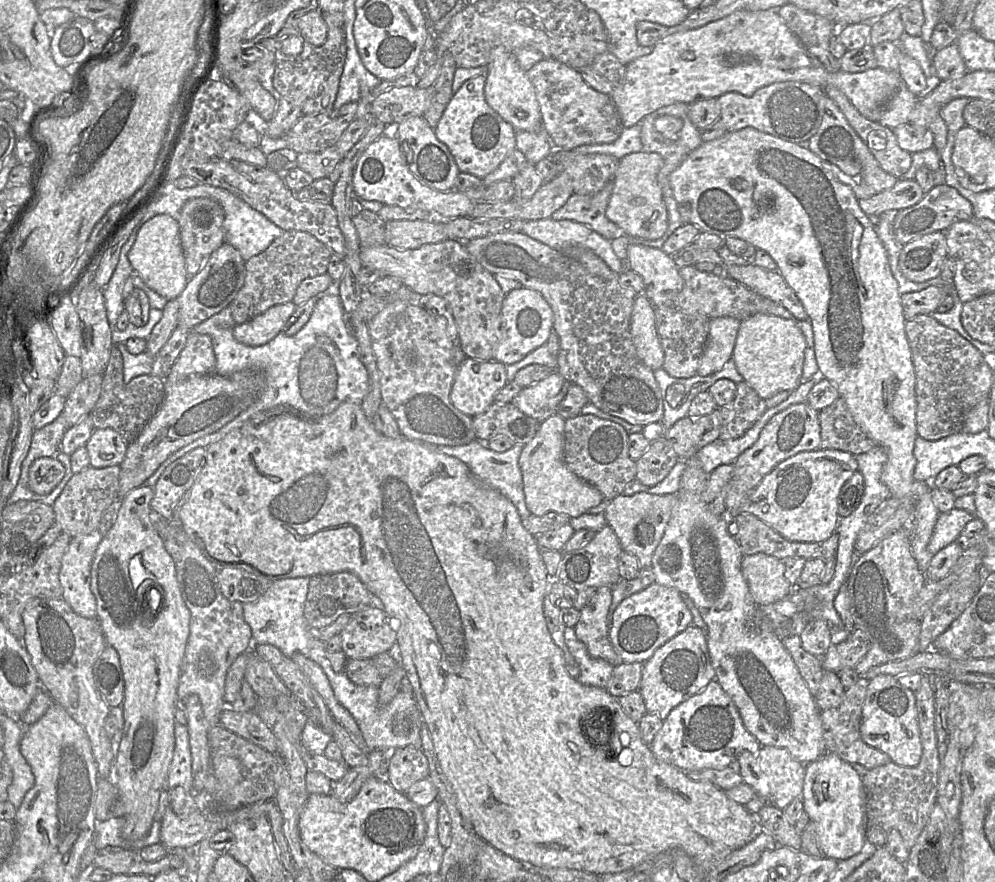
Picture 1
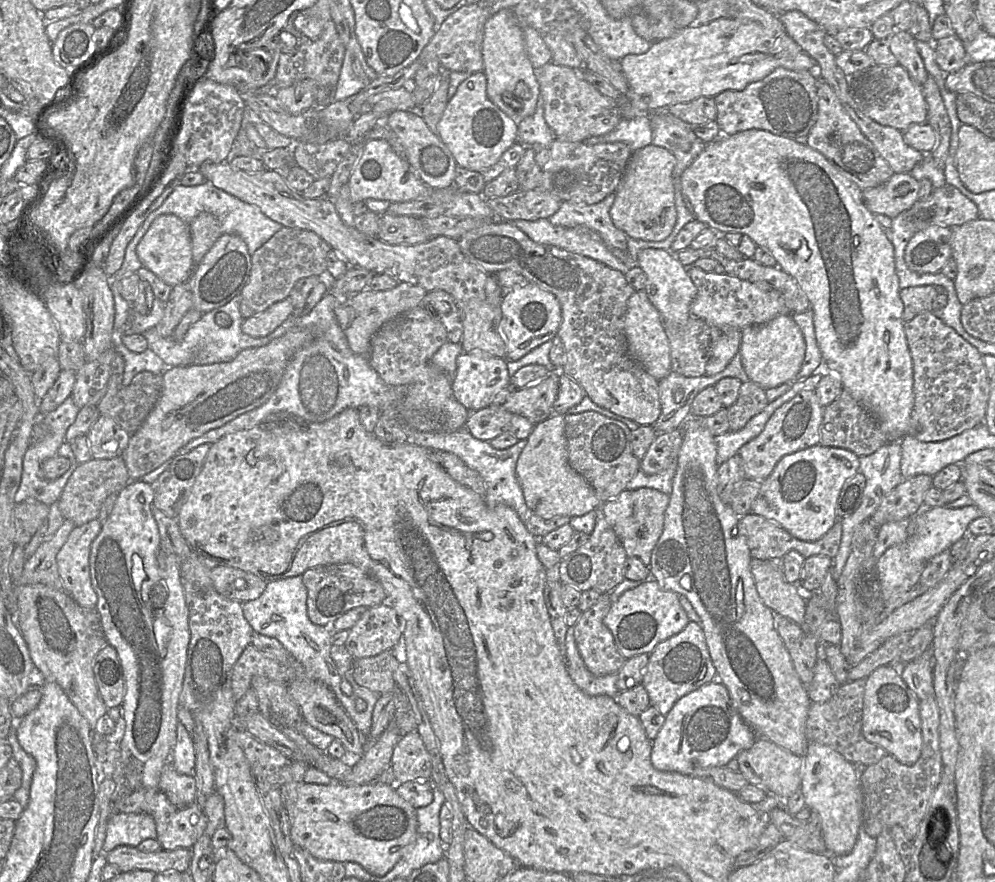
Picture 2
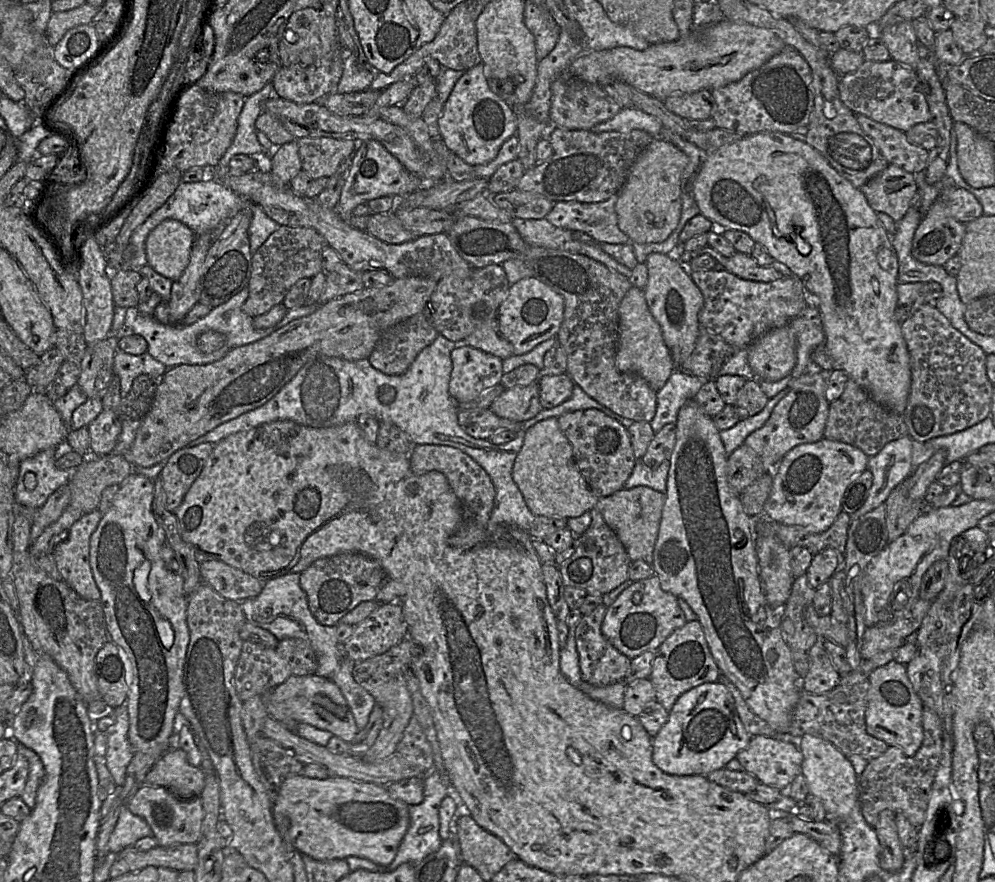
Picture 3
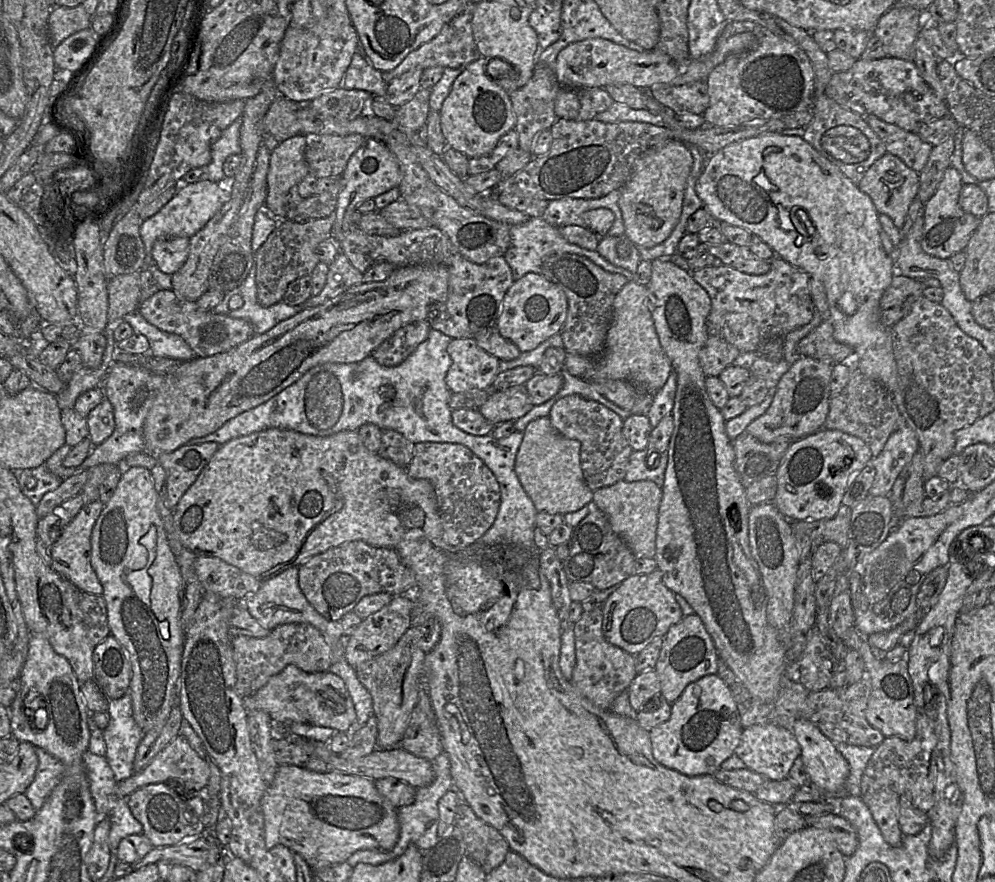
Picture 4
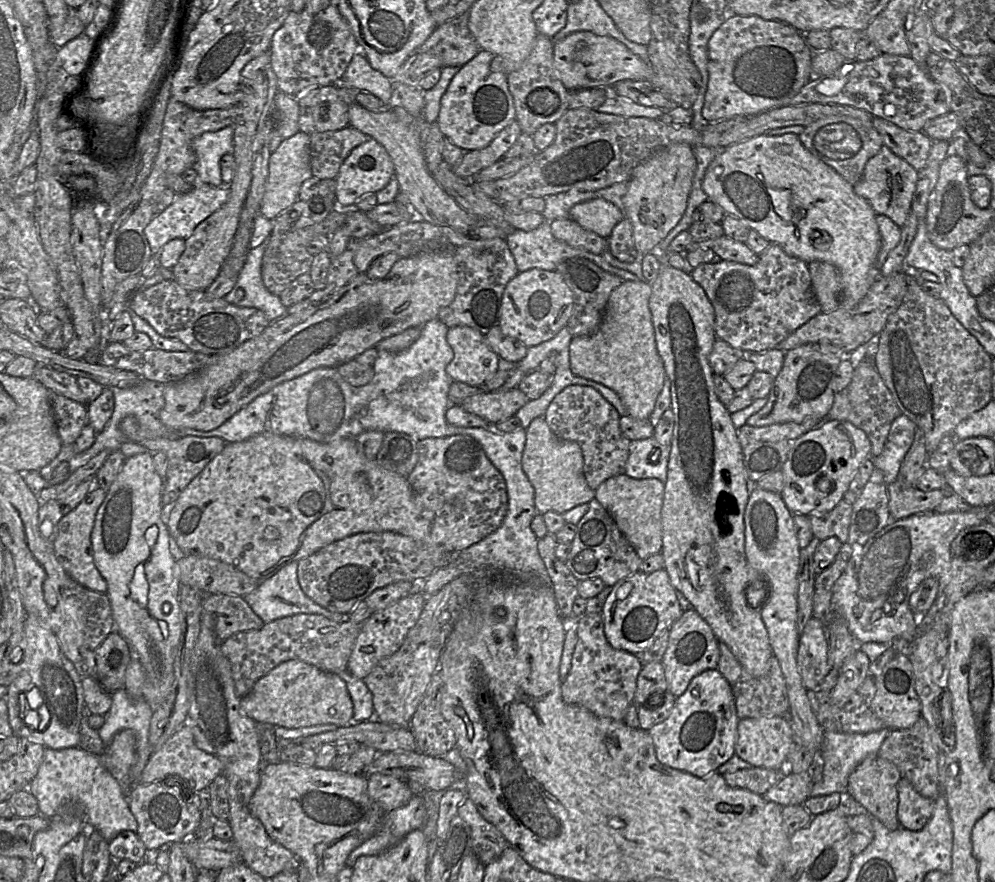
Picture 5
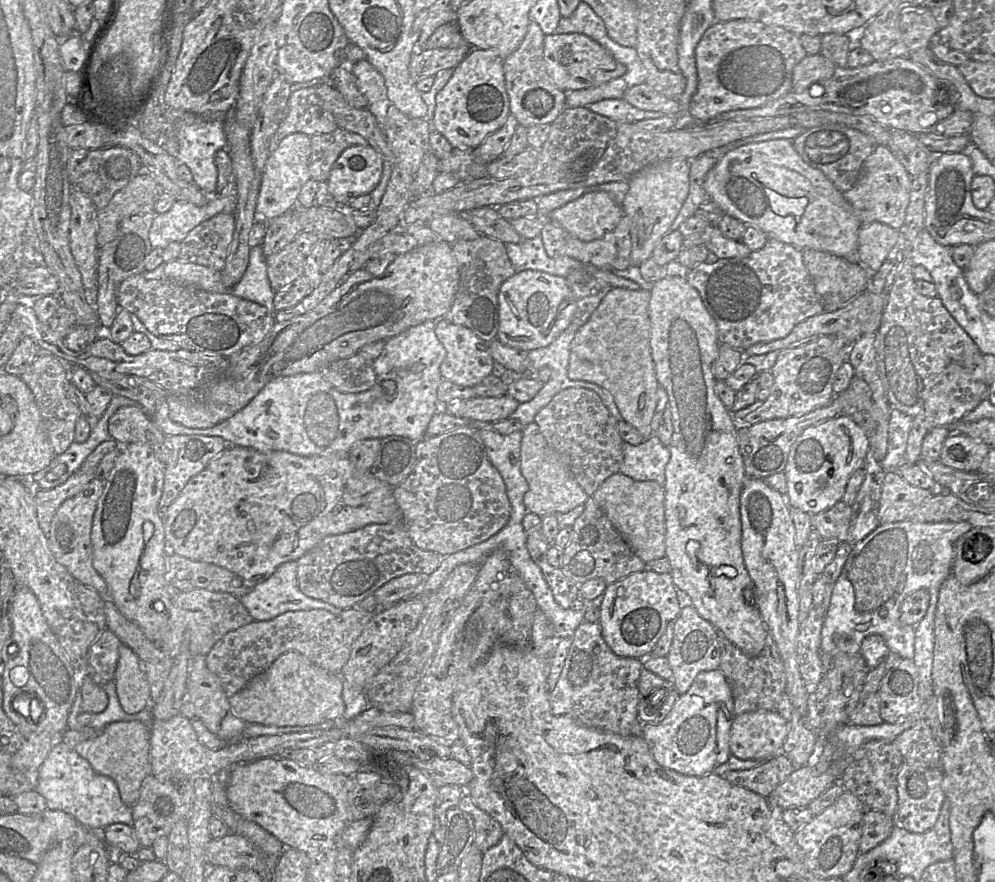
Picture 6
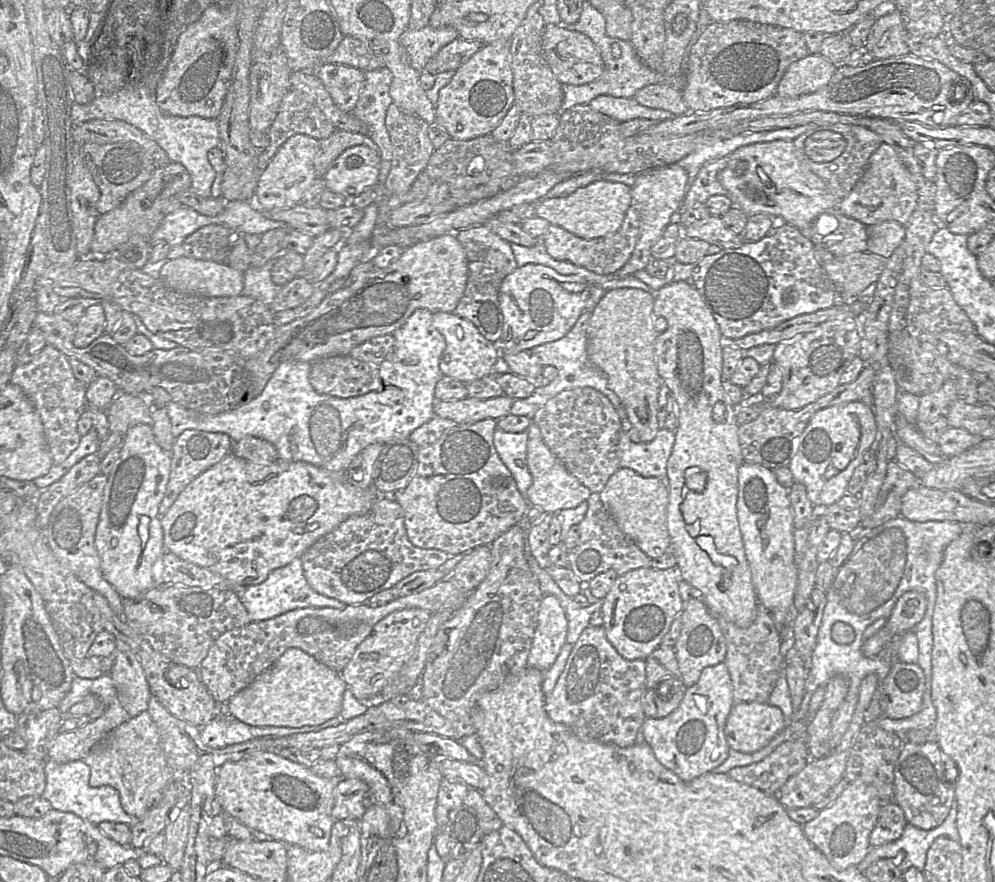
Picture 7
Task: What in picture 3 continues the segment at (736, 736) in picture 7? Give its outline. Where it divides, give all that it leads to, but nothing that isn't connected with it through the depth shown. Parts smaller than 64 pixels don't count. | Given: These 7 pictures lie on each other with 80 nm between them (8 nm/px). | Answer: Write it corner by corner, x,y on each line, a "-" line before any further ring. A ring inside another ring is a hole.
751,736
748,746
736,757
743,769
760,783
782,792
787,792
791,782
802,773
803,753
796,740

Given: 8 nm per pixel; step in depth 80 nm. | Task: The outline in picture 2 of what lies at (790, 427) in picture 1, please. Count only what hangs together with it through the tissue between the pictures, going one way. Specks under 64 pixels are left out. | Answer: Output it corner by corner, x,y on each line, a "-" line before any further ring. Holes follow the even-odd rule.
803,390
779,407
770,417
763,431
742,446
738,452
742,458
745,479
764,481
784,456
818,445
824,408
815,390

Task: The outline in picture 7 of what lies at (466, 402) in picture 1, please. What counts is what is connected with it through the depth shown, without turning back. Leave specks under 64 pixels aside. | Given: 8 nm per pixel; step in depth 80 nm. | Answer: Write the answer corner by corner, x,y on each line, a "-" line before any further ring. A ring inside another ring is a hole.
434,312
432,313
432,324
444,336
446,342
446,348
439,363
443,375
467,383
493,372
494,364
500,355
498,344
490,342
481,335
471,321
453,312

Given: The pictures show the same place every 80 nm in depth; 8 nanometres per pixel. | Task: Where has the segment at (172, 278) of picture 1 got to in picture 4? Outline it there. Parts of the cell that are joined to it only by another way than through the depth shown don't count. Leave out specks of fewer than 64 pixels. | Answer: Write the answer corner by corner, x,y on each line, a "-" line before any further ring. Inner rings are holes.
188,237
158,239
151,250
153,263
163,273
173,275
187,259
189,239

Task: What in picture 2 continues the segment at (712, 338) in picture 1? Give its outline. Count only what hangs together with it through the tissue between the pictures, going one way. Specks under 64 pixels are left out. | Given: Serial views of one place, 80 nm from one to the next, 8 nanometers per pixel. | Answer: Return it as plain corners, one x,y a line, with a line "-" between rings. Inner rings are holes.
736,329
721,331
721,336
715,344
706,364
705,375
707,376
723,371
733,357
739,353
742,331

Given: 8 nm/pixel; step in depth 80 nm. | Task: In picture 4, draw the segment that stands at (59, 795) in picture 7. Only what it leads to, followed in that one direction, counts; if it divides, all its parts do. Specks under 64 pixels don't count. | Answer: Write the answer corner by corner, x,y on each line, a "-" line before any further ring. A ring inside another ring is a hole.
36,748
38,767
32,783
24,794
30,800
34,809
38,811
46,799
60,782
63,773
63,764
51,754
41,748
-
86,751
82,760
97,814
110,820
108,844
115,854
123,838
143,833
142,824
132,815
127,799
116,795
117,781
106,757

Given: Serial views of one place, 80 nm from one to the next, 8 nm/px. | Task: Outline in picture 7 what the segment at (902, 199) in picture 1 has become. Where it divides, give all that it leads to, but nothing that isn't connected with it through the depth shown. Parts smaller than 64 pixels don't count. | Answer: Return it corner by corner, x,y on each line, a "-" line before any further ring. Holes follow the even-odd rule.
883,142
870,156
857,185
846,198
839,201
837,207
842,214
866,227
885,221
897,222
905,227
917,206
917,200
918,189
908,169
894,148

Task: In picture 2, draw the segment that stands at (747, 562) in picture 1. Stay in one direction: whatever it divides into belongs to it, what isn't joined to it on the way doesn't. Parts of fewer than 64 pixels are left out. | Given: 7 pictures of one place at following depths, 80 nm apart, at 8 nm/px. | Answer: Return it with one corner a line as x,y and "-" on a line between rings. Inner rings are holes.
752,558
750,569
764,604
773,612
789,618
806,630
806,606
813,592
799,589
797,584
786,580
782,559

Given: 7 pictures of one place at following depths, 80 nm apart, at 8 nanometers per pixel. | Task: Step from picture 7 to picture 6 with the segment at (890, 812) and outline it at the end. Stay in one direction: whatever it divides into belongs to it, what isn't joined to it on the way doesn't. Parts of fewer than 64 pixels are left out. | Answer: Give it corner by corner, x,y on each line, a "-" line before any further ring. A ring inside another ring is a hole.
867,810
863,817
859,854
865,853
885,840
895,826
895,819
886,814

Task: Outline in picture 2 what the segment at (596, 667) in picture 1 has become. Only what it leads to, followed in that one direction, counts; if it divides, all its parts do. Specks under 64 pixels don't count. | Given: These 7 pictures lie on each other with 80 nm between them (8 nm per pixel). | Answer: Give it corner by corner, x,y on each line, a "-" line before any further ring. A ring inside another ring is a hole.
568,627
566,633
566,666
571,679
584,693
591,696
617,696
618,675
596,676
587,669
577,648
573,627

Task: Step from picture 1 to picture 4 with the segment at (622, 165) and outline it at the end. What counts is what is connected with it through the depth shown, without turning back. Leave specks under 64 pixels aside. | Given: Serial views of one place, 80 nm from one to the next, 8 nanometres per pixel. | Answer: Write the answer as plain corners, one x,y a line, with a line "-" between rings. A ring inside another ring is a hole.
677,139
649,148
635,161
618,200
625,236
635,246
654,247
670,236
682,213
684,191
692,166
693,157
688,145

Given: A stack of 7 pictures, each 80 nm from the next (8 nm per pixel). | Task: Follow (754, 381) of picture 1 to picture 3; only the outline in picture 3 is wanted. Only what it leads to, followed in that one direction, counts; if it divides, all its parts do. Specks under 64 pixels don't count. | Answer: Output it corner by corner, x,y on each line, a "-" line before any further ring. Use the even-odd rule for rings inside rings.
788,324
766,332
750,344
748,363
757,379
777,382
791,374
796,350
796,335

